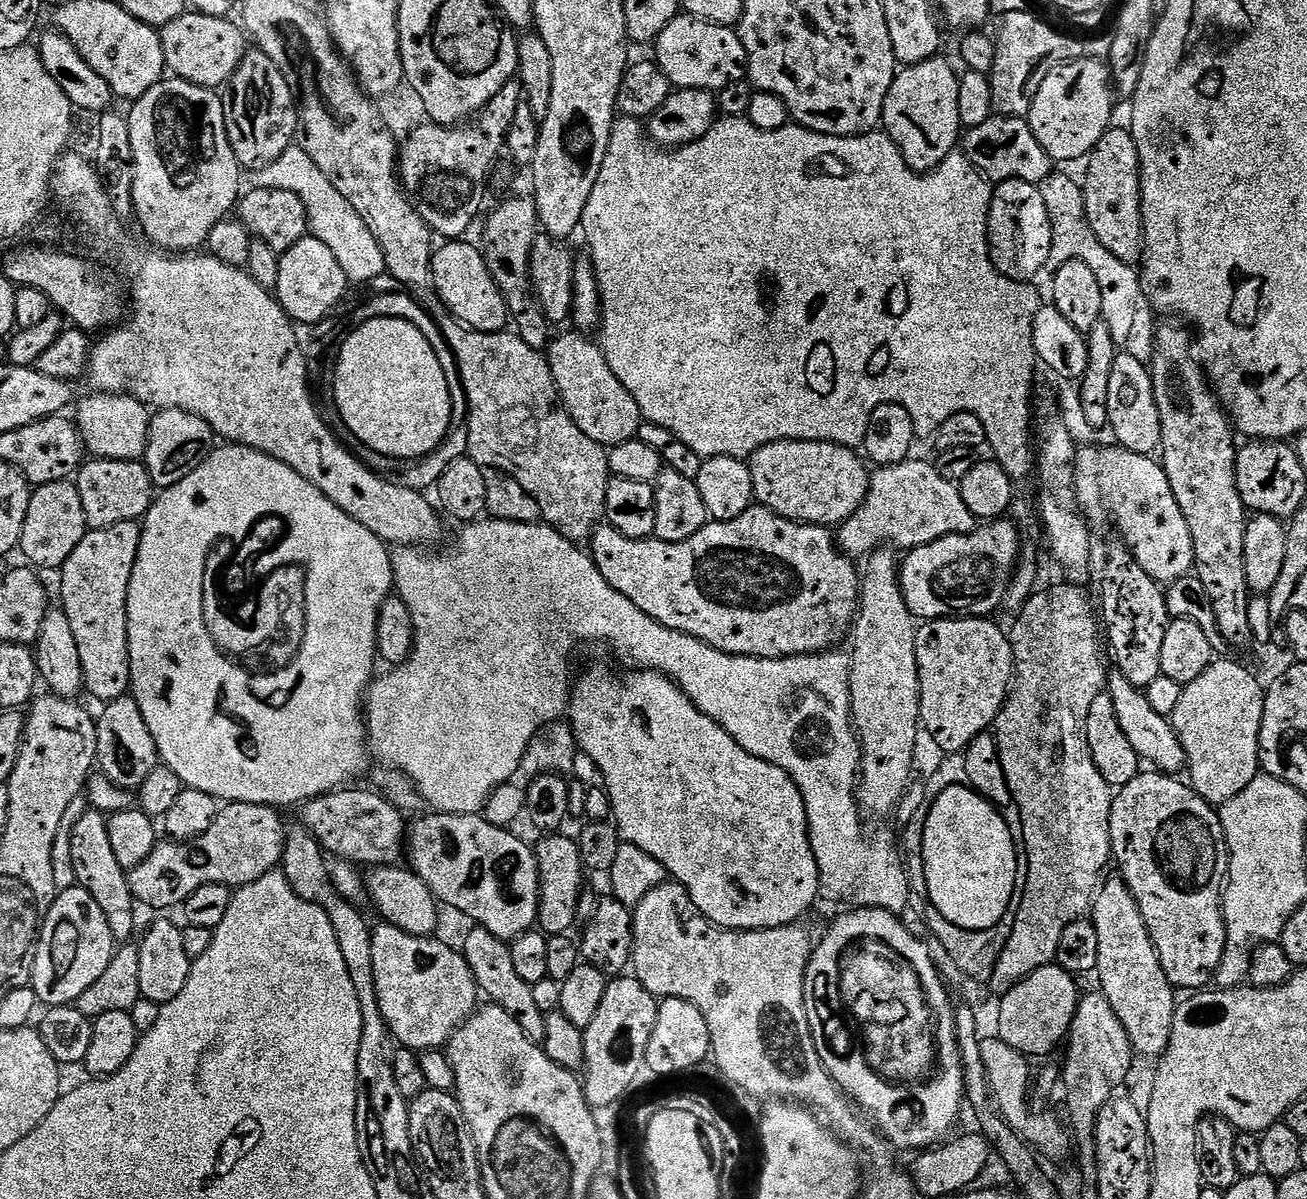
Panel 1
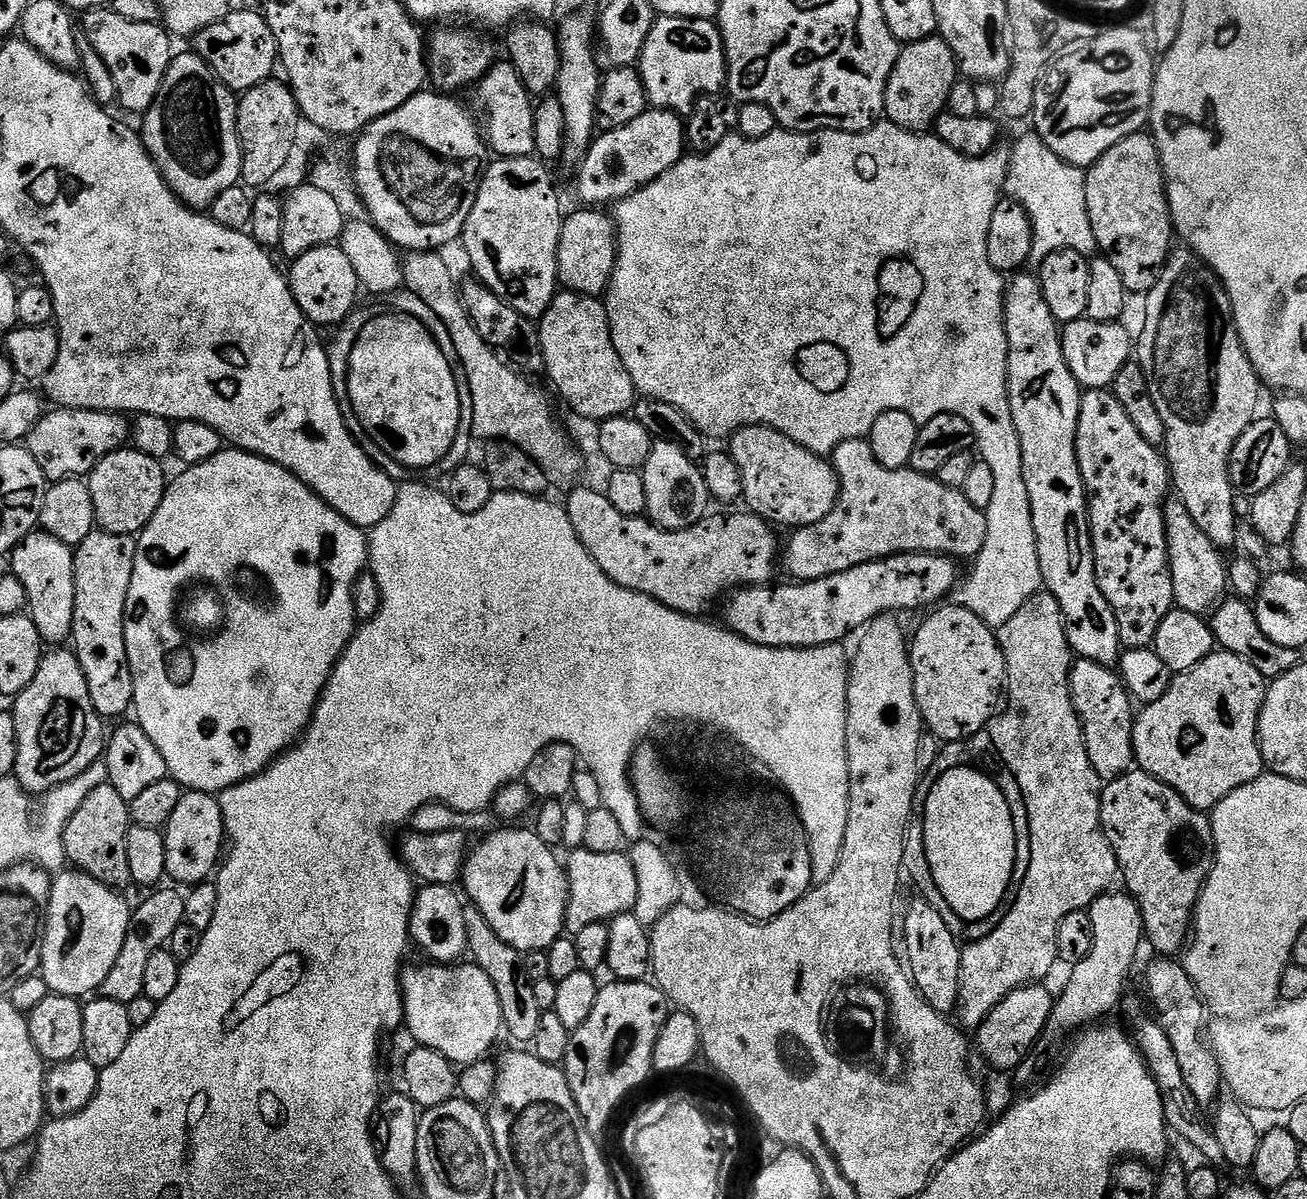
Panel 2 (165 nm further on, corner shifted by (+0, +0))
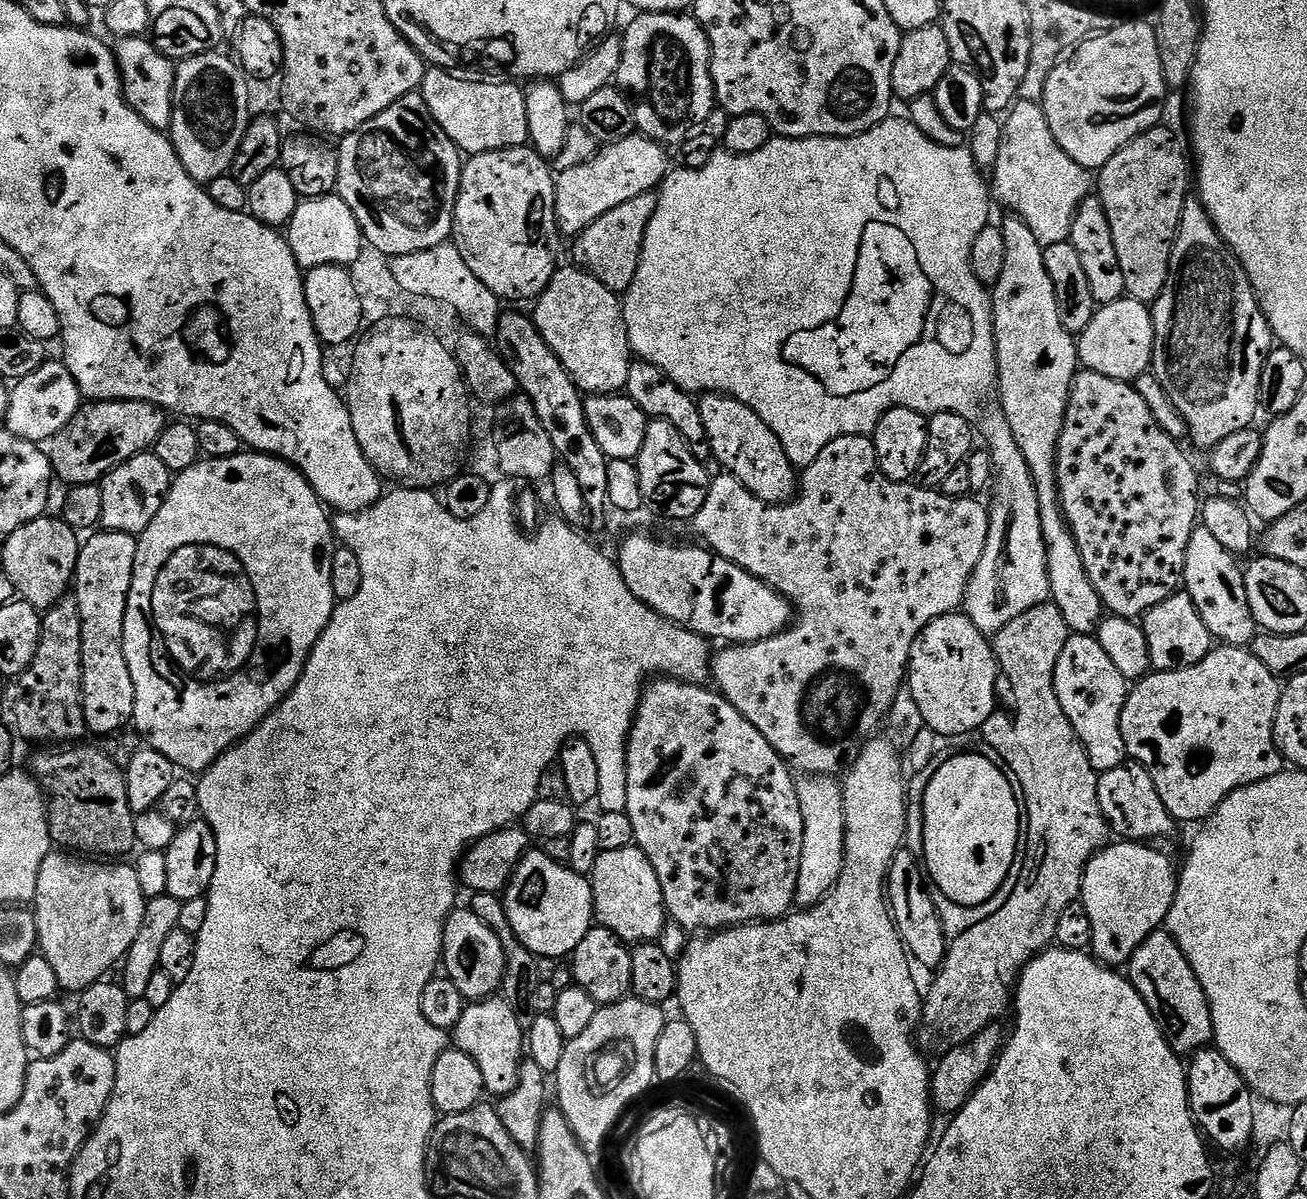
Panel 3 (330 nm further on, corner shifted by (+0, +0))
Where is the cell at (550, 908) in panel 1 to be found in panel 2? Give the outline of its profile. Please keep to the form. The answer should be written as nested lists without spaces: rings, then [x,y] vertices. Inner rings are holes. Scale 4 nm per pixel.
[[[578,848],[567,853],[566,871],[568,873],[568,909],[564,919],[564,927],[569,933],[575,934],[586,930],[586,926],[611,922],[615,916],[623,912],[631,912],[638,902],[638,878],[634,875],[634,866],[624,852],[614,854],[594,854],[594,850]]]

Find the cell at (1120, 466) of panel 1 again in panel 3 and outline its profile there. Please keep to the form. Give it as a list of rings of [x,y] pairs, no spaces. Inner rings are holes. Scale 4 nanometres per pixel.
[[[1198,526],[1190,534],[1190,546],[1186,546],[1186,566],[1184,567],[1183,591],[1190,594],[1202,622],[1217,641],[1234,648],[1251,645],[1258,634],[1258,625],[1252,617],[1250,602],[1246,598],[1246,582],[1241,565],[1236,565],[1237,557],[1232,555],[1210,534],[1210,530]]]

